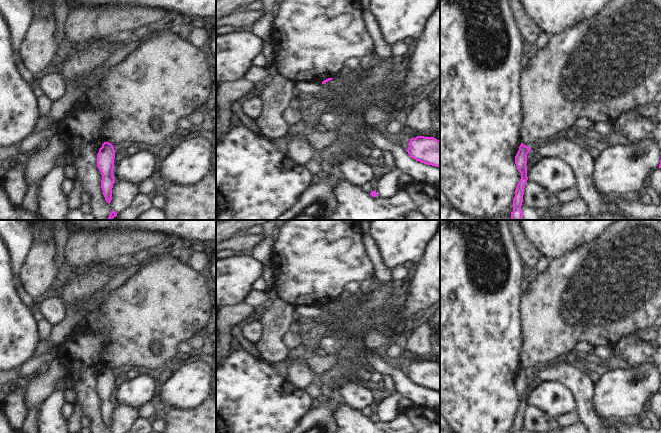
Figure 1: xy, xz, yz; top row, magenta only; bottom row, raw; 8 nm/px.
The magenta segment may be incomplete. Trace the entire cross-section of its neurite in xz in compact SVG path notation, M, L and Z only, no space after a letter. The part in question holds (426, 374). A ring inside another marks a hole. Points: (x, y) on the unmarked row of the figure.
M434 361L411 362L406 375L416 385L440 391L440 365Z

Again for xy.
M104 366L97 378L97 391L101 396L101 412L107 427L112 423L112 412L115 406L113 401L115 374L111 367Z

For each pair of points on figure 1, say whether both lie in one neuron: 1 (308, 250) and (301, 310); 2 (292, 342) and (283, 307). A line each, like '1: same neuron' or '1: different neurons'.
1: different neurons
2: different neurons

